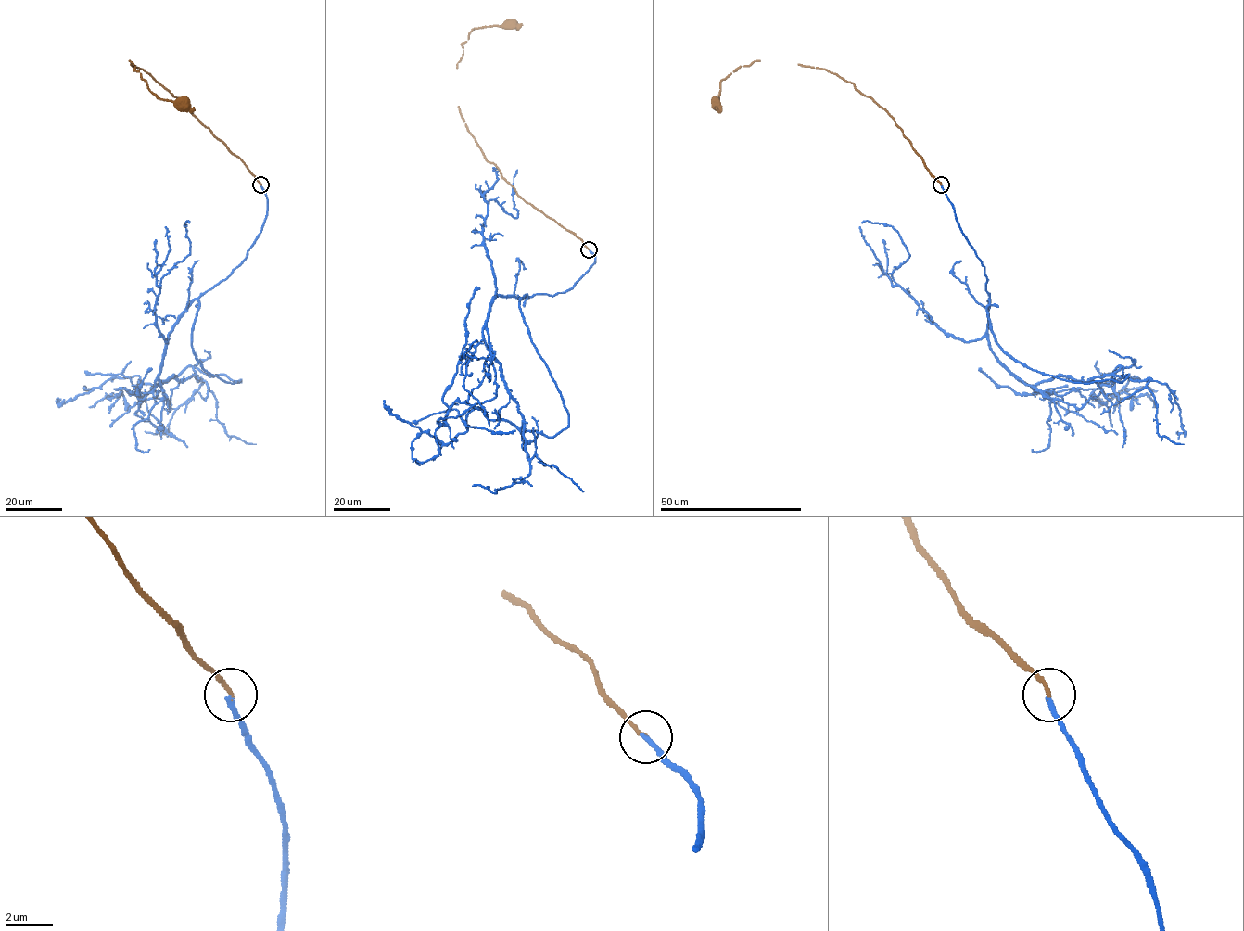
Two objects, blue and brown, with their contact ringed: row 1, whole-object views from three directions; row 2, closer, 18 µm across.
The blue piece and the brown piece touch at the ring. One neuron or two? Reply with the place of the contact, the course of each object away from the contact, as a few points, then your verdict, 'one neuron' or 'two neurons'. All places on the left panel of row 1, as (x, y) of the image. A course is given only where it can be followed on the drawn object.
place (260, 184); course blue (260, 184), (261, 232), (193, 300), (156, 385), (195, 374), (143, 396), (115, 389), (138, 394), (152, 368); course brown (260, 184), (244, 162), (176, 97), (129, 60), (145, 82), (147, 88), (160, 98), (183, 101), (195, 109); one neuron

